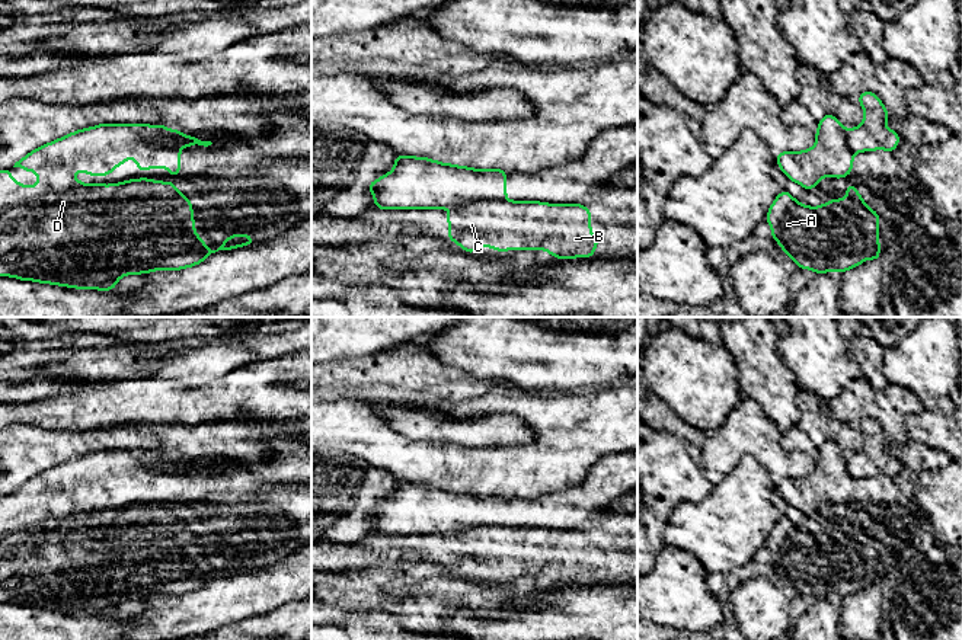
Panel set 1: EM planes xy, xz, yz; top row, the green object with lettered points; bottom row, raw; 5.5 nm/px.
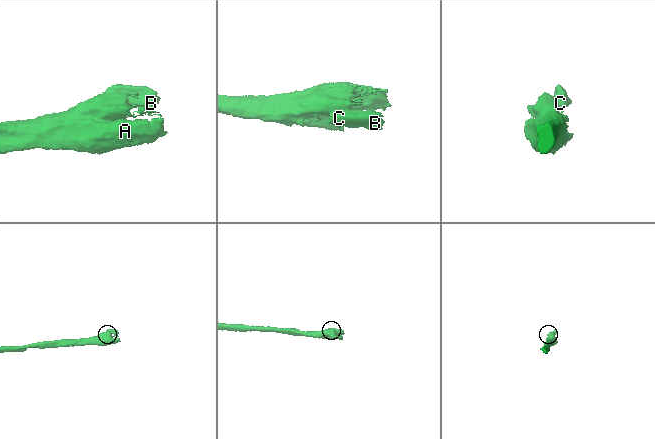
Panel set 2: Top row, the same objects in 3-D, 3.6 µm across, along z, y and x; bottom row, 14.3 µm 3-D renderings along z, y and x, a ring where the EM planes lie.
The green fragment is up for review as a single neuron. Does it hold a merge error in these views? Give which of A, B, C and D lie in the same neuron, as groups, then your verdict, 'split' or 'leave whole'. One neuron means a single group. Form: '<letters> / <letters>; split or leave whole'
A D / B C; split

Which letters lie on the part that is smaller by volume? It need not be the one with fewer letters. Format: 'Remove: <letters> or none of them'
Remove: B, C

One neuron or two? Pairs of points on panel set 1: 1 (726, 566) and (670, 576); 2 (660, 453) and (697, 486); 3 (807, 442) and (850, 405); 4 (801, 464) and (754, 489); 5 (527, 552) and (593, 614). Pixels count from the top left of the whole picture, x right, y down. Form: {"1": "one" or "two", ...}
{"1": "two", "2": "one", "3": "two", "4": "two", "5": "two"}

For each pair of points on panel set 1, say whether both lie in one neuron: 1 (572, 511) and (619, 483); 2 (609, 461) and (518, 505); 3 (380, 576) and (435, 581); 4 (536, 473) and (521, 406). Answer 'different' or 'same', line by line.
1: same
2: same
3: same
4: same

